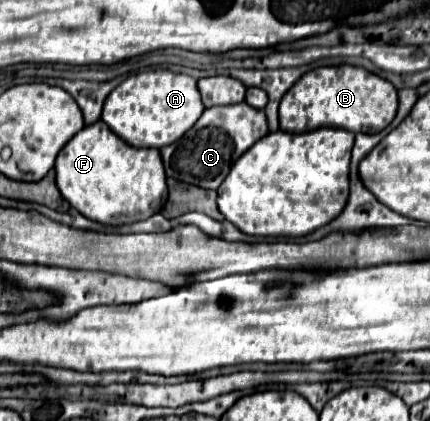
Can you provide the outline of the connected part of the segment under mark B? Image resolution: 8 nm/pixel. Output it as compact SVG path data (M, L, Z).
M339 65L339 67L317 67L305 73L279 105L279 121L283 131L313 131L319 127L341 127L353 133L379 133L385 129L397 113L397 89L369 73L363 67Z

